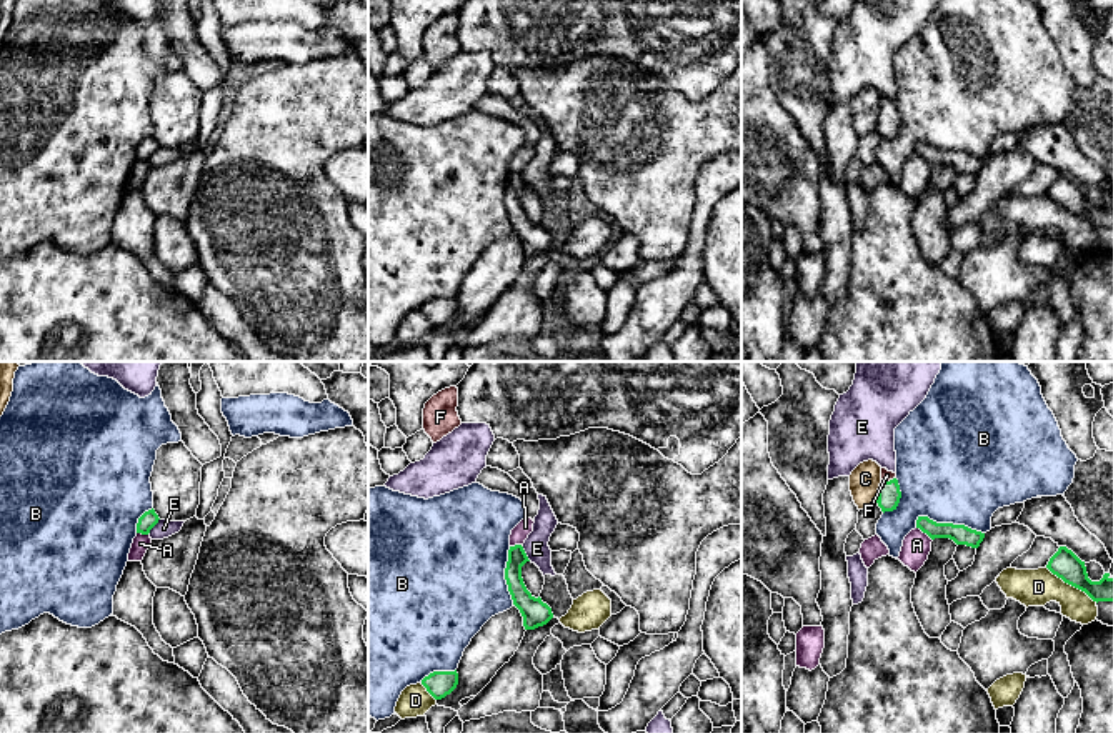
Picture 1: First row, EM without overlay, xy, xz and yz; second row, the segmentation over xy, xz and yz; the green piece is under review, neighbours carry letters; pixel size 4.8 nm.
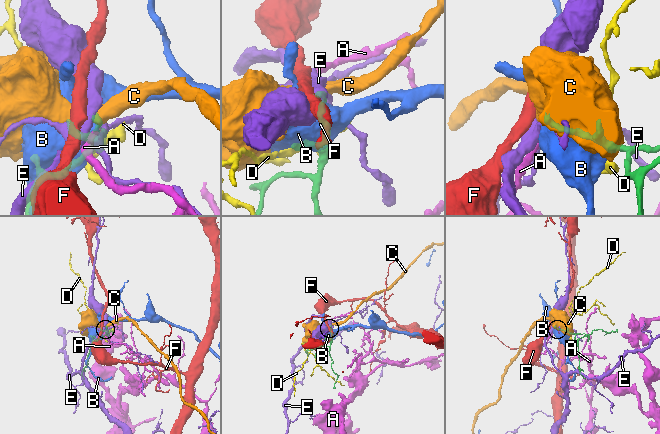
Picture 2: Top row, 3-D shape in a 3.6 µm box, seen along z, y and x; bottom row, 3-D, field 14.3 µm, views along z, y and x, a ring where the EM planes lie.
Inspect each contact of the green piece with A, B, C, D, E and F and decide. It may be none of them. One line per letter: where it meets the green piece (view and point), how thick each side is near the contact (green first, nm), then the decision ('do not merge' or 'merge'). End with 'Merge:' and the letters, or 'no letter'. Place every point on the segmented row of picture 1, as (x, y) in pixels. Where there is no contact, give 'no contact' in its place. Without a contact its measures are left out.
A: meets green in yz at (925, 532); 100 nm thick on the green side, 140 nm on the other; do not merge
B: meets green in yz at (950, 523); 100 nm thick on the green side, 500 nm on the other; do not merge
C: meets green in yz at (878, 492); 110 nm thick on the green side, 150 nm on the other; do not merge
D: meets green in yz at (1072, 585); 140 nm thick on the green side, 180 nm on the other; do not merge
E: meets green in xz at (525, 553); 100 nm thick on the green side, 120 nm on the other; do not merge
F: meets green in yz at (890, 480); 110 nm thick on the green side, 50 nm on the other; merge
Merge: F

